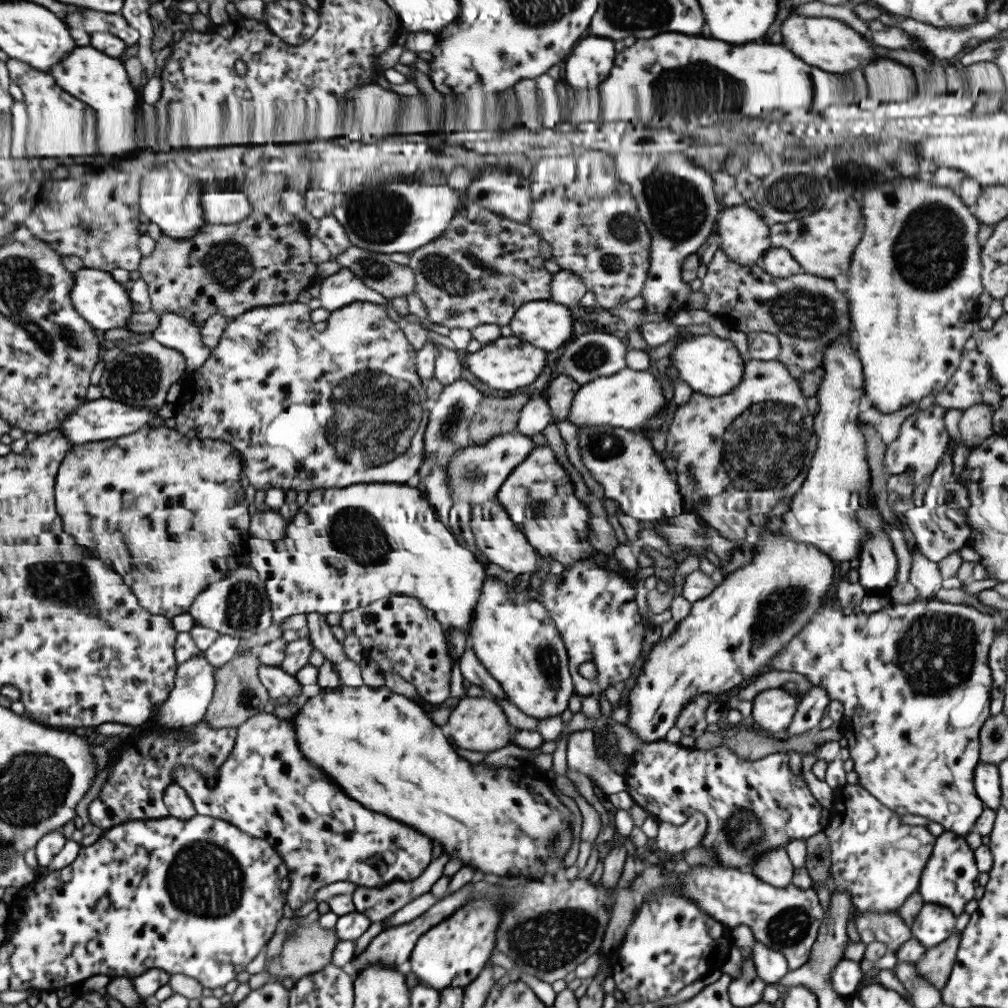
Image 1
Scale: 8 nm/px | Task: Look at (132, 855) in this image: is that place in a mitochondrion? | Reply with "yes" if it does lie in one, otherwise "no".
no

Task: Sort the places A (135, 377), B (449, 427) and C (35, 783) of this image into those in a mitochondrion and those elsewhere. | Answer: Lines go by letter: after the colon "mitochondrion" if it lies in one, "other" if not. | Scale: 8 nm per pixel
A: mitochondrion
B: mitochondrion
C: mitochondrion

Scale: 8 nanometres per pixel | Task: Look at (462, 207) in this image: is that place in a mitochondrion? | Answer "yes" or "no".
no

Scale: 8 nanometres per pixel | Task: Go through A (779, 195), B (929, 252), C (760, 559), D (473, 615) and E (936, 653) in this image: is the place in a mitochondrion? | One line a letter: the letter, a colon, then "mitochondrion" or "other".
A: mitochondrion
B: mitochondrion
C: other
D: other
E: mitochondrion

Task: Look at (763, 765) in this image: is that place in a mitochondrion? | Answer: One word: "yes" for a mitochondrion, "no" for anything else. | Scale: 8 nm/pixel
no

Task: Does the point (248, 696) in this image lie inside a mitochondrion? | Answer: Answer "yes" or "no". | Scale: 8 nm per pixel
yes

